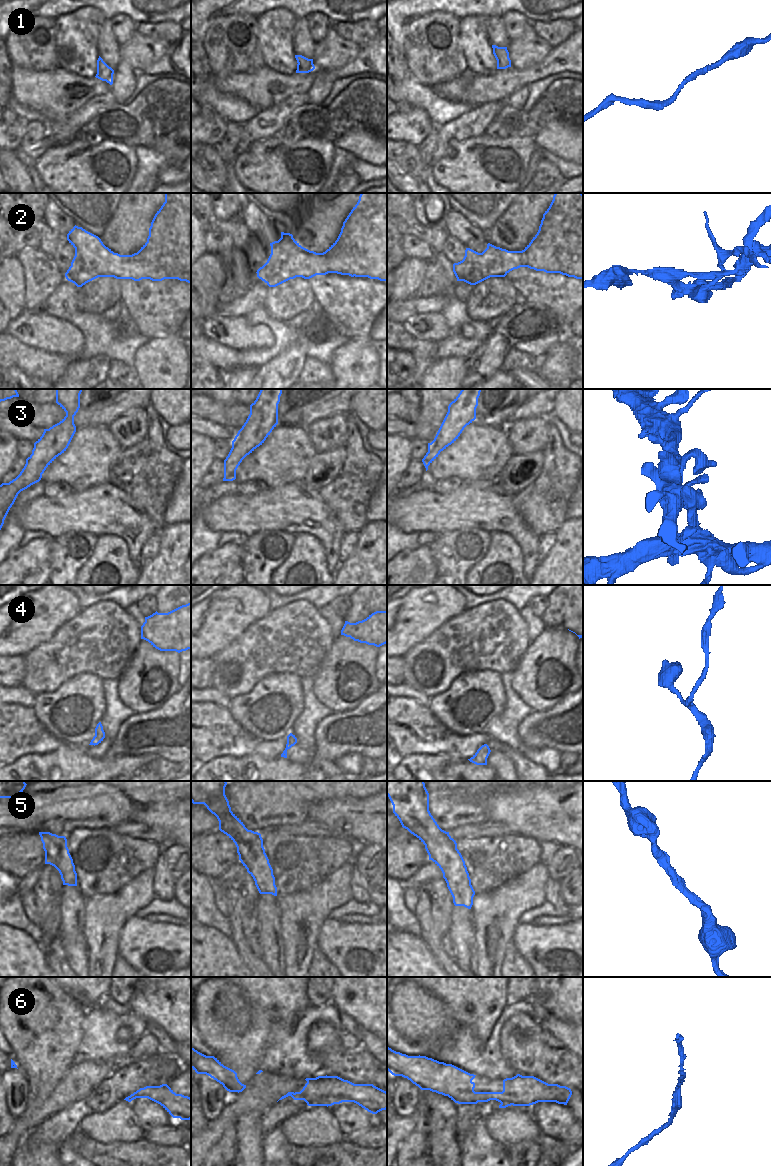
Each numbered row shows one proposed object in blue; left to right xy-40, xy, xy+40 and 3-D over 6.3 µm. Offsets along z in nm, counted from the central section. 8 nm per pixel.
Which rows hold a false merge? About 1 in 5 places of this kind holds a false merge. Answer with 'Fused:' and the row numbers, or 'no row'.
Fused: 2

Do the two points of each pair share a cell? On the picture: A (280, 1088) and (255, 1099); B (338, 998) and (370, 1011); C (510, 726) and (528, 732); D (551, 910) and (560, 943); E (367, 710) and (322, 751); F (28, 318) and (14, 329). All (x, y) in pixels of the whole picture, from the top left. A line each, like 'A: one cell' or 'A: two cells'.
A: one cell
B: one cell
C: two cells
D: two cells
E: one cell
F: one cell

